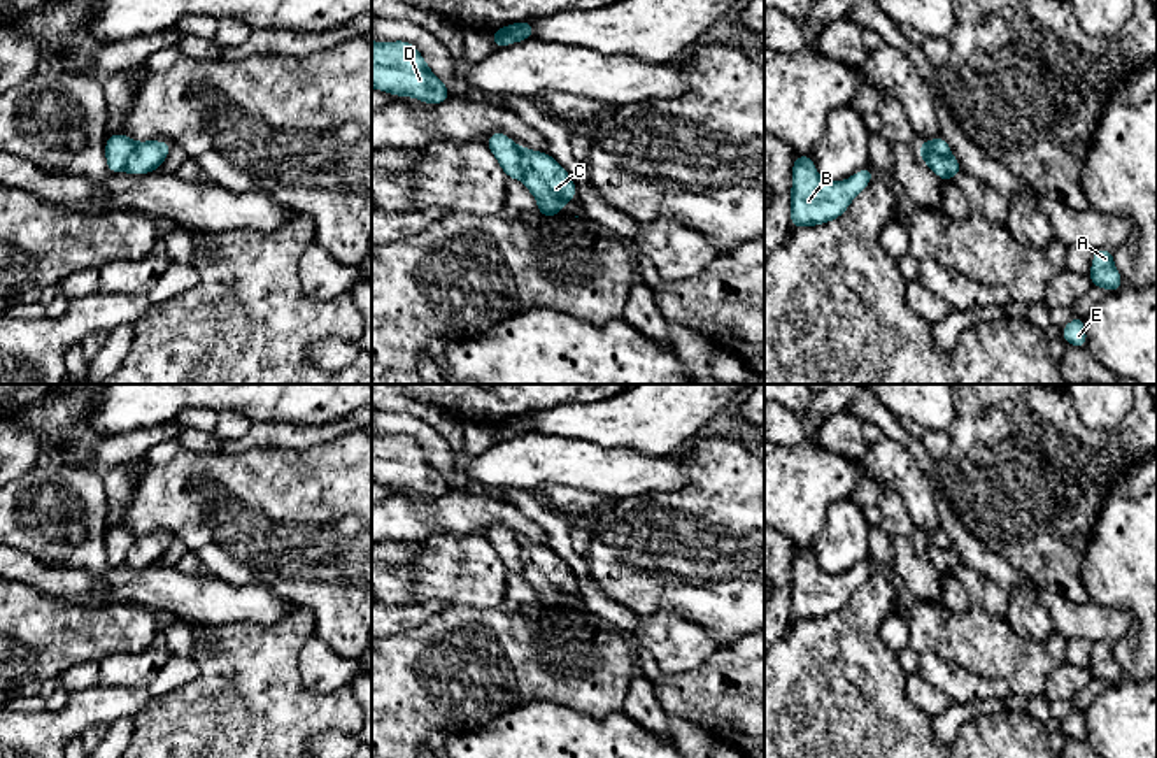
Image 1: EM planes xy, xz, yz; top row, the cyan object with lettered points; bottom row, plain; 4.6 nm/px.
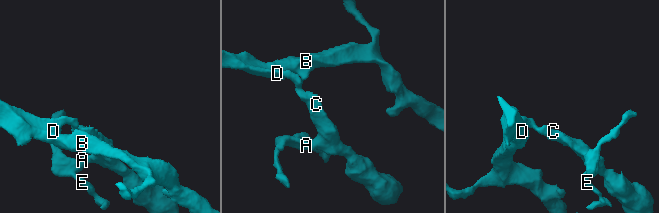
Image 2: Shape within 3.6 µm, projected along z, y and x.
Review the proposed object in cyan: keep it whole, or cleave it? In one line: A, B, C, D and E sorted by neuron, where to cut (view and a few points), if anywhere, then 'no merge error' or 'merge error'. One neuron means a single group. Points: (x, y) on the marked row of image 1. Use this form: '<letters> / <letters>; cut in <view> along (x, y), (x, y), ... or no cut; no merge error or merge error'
A C E / B D; cut in yz along (922, 143), (931, 155), (951, 157); merge error

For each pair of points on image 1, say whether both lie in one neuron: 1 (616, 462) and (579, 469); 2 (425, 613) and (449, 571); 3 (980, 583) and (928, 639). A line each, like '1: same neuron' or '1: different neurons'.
1: same neuron
2: different neurons
3: different neurons

